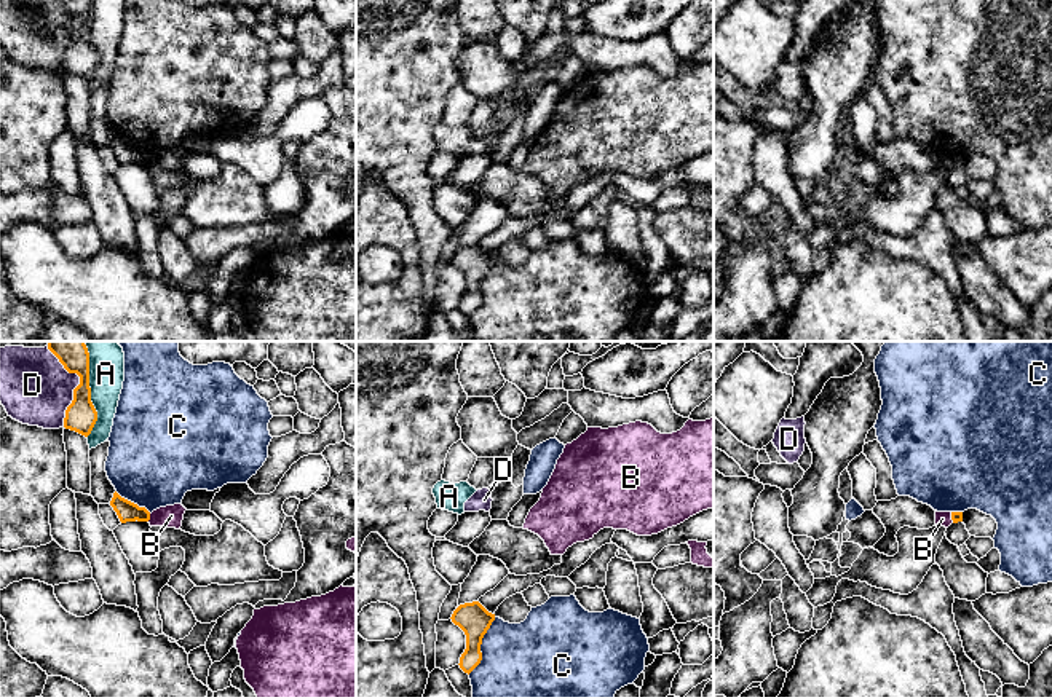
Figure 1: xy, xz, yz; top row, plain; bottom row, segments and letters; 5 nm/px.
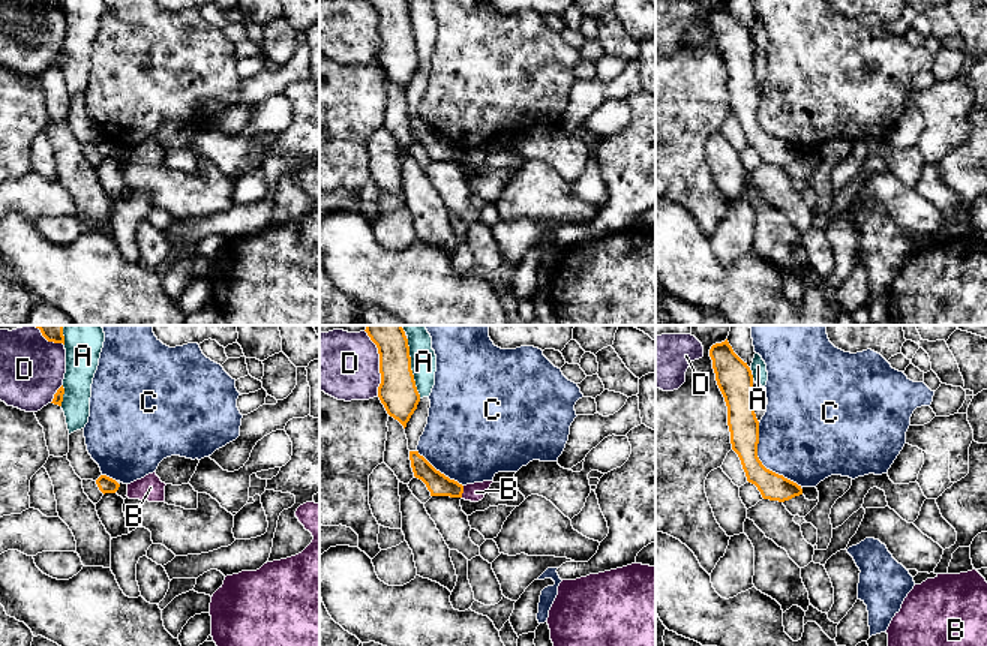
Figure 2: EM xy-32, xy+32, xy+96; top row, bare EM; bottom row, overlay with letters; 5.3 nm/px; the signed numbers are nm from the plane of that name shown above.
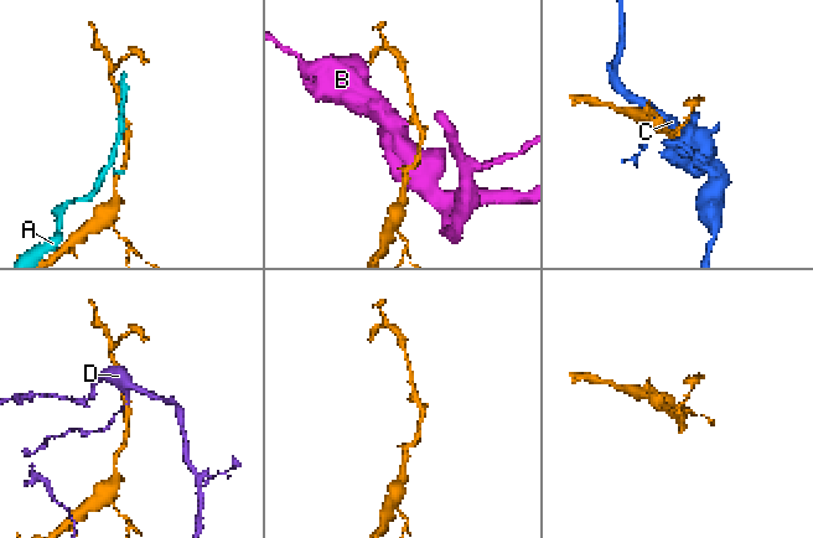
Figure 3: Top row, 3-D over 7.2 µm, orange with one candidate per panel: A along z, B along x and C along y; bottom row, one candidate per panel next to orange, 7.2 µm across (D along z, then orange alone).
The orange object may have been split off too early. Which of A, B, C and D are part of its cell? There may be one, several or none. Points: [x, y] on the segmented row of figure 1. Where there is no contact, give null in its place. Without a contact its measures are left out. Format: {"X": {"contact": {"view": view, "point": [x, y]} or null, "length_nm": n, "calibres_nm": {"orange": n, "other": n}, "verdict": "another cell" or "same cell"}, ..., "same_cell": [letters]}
{"A": {"contact": {"view": "xy", "point": [90, 389]}, "length_nm": 480, "calibres_nm": {"orange": 160, "other": 180}, "verdict": "another cell"}, "B": {"contact": {"view": "xy", "point": [149, 517]}, "length_nm": 40, "calibres_nm": {"orange": 110, "other": 110}, "verdict": "another cell"}, "C": {"contact": {"view": "xz", "point": [479, 646]}, "length_nm": 320, "calibres_nm": {"orange": 160, "other": 380}, "verdict": "another cell"}, "D": {"contact": {"view": "xy", "point": [79, 385]}, "length_nm": 420, "calibres_nm": {"orange": 180, "other": 360}, "verdict": "another cell"}, "same_cell": []}

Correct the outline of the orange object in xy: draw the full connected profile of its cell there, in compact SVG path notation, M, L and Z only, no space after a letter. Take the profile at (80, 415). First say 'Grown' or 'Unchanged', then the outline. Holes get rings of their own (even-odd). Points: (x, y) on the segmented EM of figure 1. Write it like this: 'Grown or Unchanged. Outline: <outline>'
Unchanged. Outline: M48 341L48 349L69 373L80 376L73 400L65 410L64 427L88 437L97 421L97 412L91 402L88 348L85 341Z

